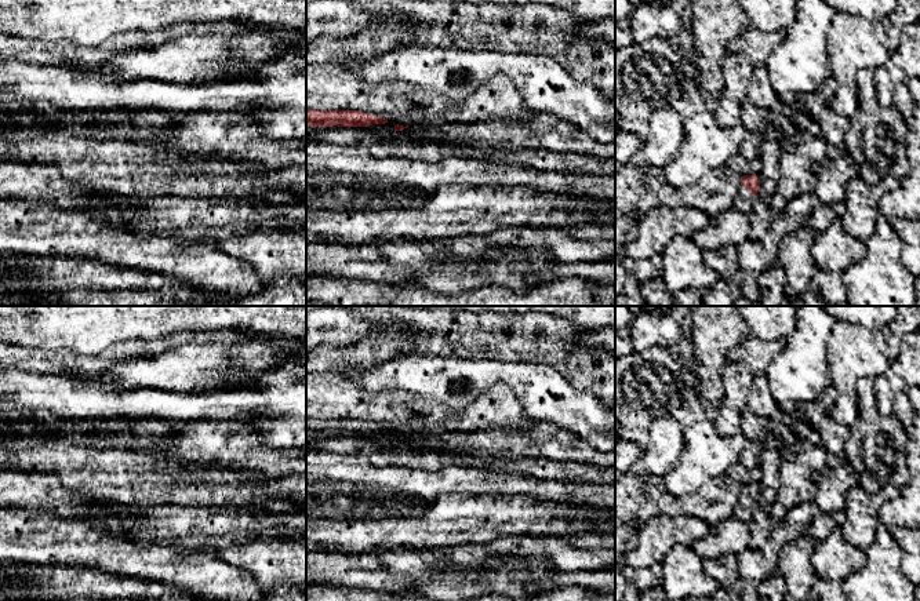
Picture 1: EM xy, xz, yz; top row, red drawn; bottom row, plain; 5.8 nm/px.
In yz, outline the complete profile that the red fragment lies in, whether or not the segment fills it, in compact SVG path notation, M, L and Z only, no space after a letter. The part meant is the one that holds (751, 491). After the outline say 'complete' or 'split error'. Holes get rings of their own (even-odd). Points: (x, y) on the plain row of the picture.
M743 484L743 488L739 493L737 509L734 510L734 518L748 522L752 518L752 511L759 500L759 484Z | split error

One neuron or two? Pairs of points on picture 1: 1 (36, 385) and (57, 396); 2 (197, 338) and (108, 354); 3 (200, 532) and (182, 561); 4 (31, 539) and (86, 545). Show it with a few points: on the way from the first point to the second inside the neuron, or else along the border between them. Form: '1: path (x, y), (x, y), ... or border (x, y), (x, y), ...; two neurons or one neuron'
1: path (42, 390), (51, 392); one neuron
2: path (175, 341), (153, 348), (130, 349); one neuron
3: border (157, 543), (181, 549), (215, 550); two neurons
4: path (44, 539), (72, 542); one neuron

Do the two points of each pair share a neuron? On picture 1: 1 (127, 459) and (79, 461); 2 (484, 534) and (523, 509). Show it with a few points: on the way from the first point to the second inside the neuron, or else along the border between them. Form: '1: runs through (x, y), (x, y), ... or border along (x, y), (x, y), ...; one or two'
1: runs through (115, 461), (91, 461); one
2: runs through (488, 523), (502, 509), (512, 509); one

